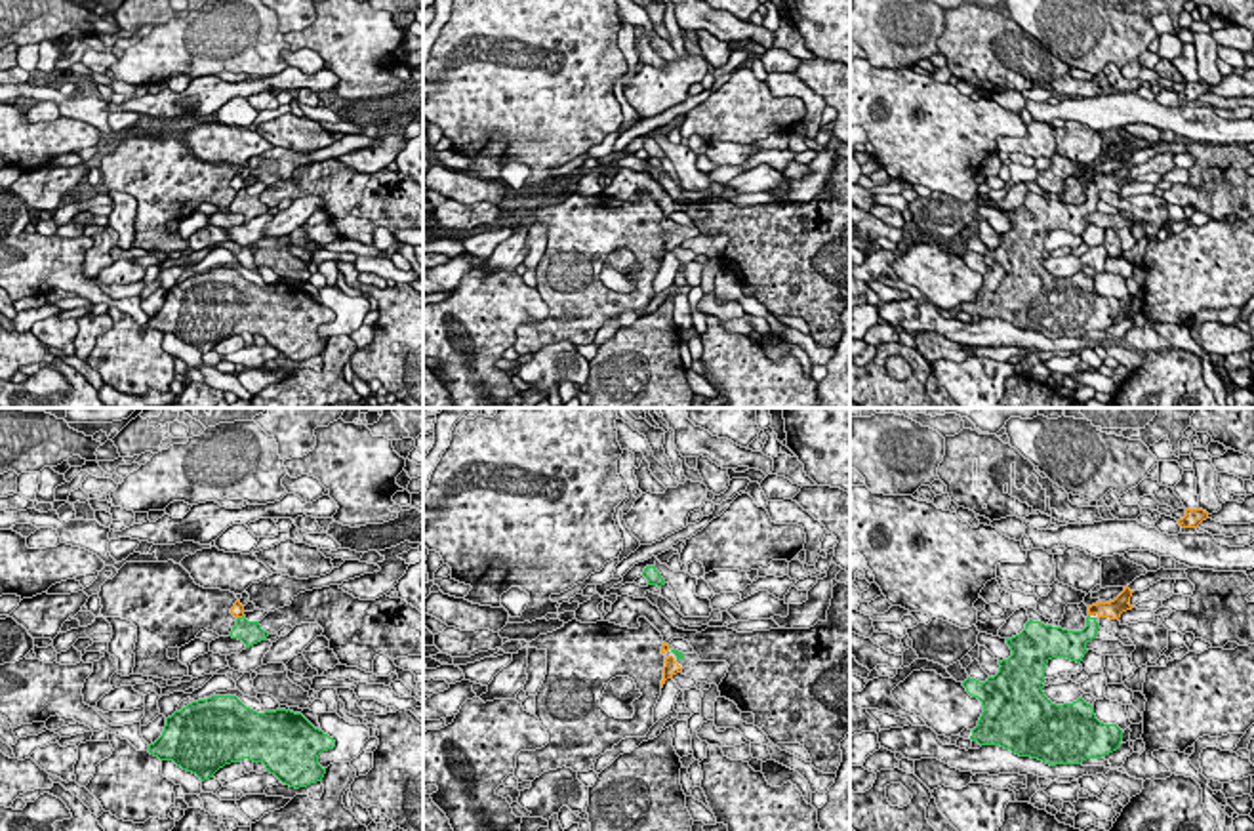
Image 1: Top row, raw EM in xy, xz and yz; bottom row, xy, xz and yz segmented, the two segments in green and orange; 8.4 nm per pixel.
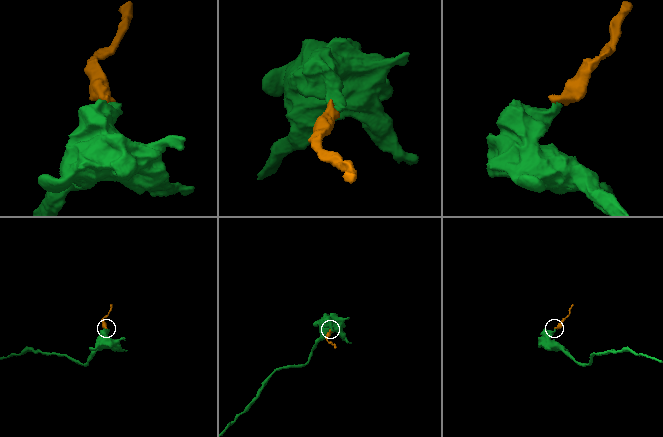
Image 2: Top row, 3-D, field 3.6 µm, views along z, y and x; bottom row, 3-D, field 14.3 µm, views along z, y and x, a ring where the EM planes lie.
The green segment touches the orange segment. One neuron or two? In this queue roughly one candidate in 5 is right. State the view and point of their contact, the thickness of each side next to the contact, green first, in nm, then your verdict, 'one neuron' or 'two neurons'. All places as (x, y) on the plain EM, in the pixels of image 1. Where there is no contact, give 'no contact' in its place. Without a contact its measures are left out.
xy (242, 189) | 200/120 nm | one neuron

